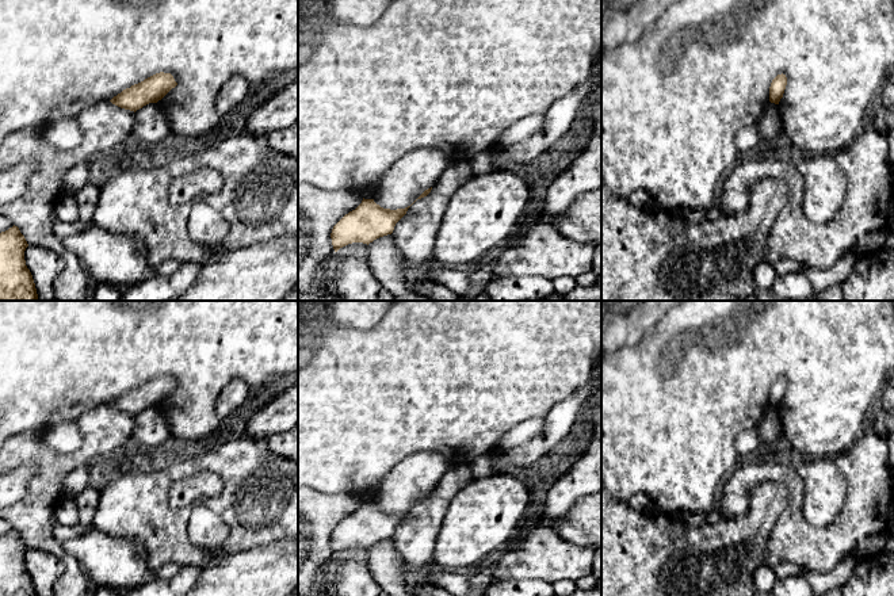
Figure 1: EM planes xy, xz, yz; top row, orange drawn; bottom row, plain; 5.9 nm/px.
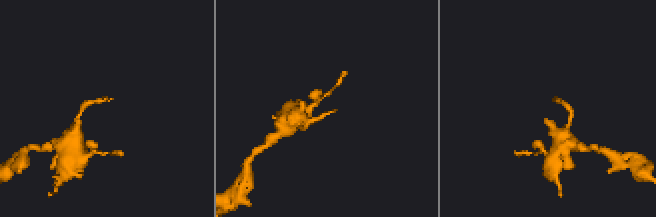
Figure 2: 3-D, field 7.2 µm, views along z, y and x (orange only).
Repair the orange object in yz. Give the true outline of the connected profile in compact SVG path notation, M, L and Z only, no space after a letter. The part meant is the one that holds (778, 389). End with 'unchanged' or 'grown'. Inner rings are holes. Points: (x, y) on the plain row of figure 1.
M778 378L769 390L769 405L779 408L780 402L783 401L784 393L787 389L787 381L786 378Z | unchanged

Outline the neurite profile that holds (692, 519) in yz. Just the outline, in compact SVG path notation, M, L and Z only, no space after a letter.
M681 511L679 515L681 520L694 527L700 527L704 523L707 523L707 515L703 513L692 513L689 511Z

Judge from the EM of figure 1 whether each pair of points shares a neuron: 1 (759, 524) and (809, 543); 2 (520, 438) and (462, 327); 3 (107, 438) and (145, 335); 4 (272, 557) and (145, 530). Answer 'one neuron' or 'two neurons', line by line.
1: two neurons
2: two neurons
3: two neurons
4: two neurons

